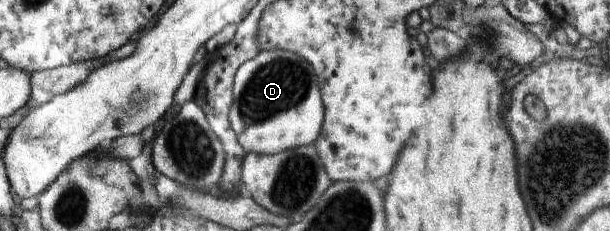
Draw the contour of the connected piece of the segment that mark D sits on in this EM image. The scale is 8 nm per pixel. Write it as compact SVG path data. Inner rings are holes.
M264 50L235 73L229 122L246 153L267 156L314 144L321 134L324 106L319 79L301 55L290 50Z

